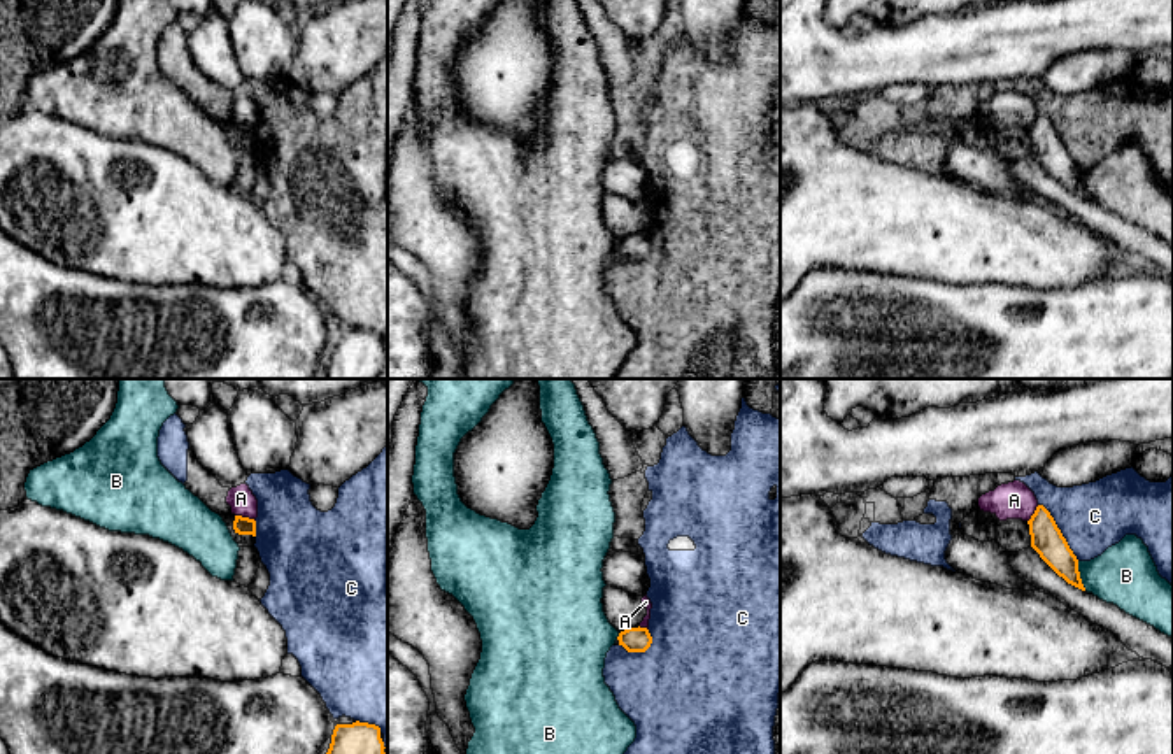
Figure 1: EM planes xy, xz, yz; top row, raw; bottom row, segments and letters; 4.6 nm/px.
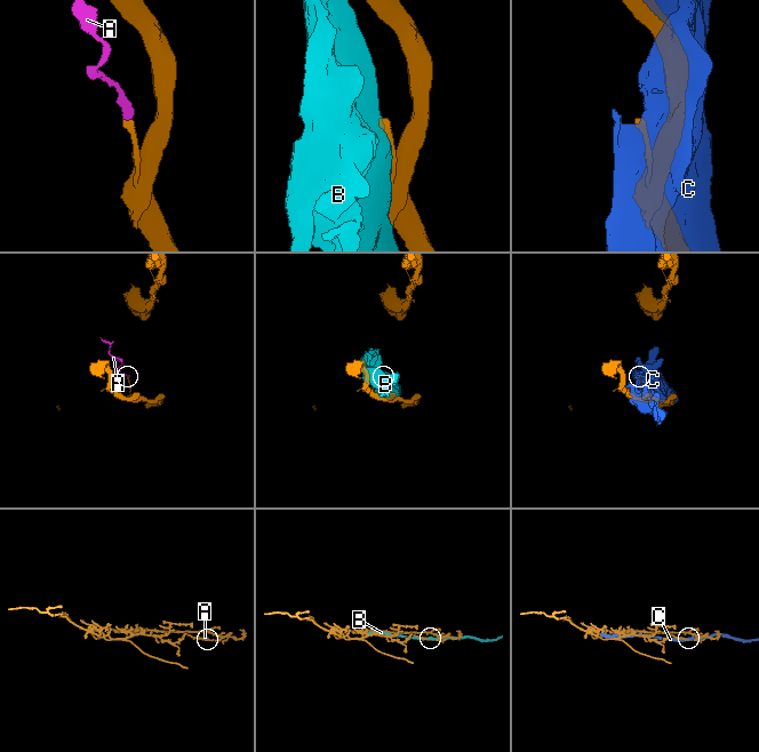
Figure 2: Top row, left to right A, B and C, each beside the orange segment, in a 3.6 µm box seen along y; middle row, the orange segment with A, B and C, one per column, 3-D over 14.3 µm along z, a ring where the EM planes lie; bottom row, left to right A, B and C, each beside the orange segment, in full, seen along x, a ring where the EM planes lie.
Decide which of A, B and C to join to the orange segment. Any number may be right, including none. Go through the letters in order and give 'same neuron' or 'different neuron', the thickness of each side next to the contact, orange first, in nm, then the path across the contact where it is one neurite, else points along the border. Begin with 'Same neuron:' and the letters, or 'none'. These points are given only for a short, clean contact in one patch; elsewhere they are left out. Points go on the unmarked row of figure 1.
Same neuron: none
A: different neuron; 80 nm thick on the orange side, 120 nm on the other; border along xy (235, 121), (255, 128)
B: different neuron; 150 nm thick on the orange side, 280 nm on the other
C: different neuron; 150 nm thick on the orange side, 320 nm on the other

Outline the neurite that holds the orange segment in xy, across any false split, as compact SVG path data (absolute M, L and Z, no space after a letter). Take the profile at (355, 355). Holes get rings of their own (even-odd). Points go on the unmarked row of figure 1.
M359 328L337 331L326 359L326 379L377 379L384 356L379 333Z

